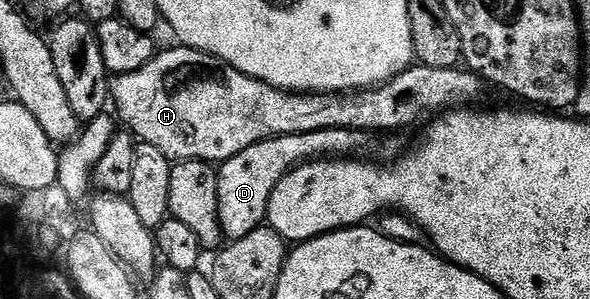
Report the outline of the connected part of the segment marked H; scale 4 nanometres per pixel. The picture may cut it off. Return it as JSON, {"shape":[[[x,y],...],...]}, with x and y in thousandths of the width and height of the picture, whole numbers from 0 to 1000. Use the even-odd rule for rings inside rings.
{"shape":[[[295,147],[290,167],[269,164],[244,227],[231,241],[192,251],[186,321],[192,351],[200,351],[198,391],[234,475],[271,495],[278,522],[295,542],[339,535],[358,548],[385,542],[400,508],[441,482],[441,468],[461,468],[468,455],[495,455],[515,441],[542,441],[549,428],[590,428],[592,435],[631,435],[636,441],[681,441],[686,421],[727,411],[737,388],[771,361],[797,361],[817,314],[820,278],[808,247],[790,227],[725,227],[703,214],[681,247],[673,247],[647,288],[625,301],[542,314],[476,301],[453,274],[434,268],[383,207],[329,167],[324,154]]]}

